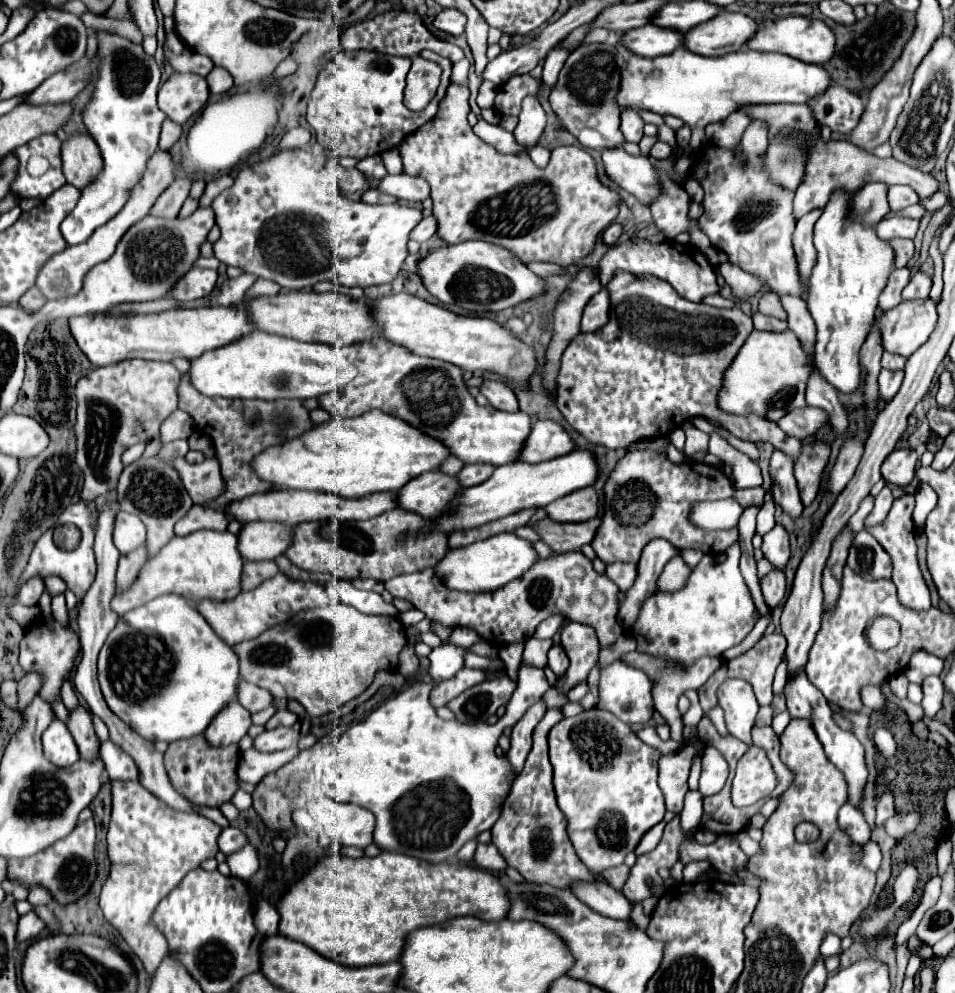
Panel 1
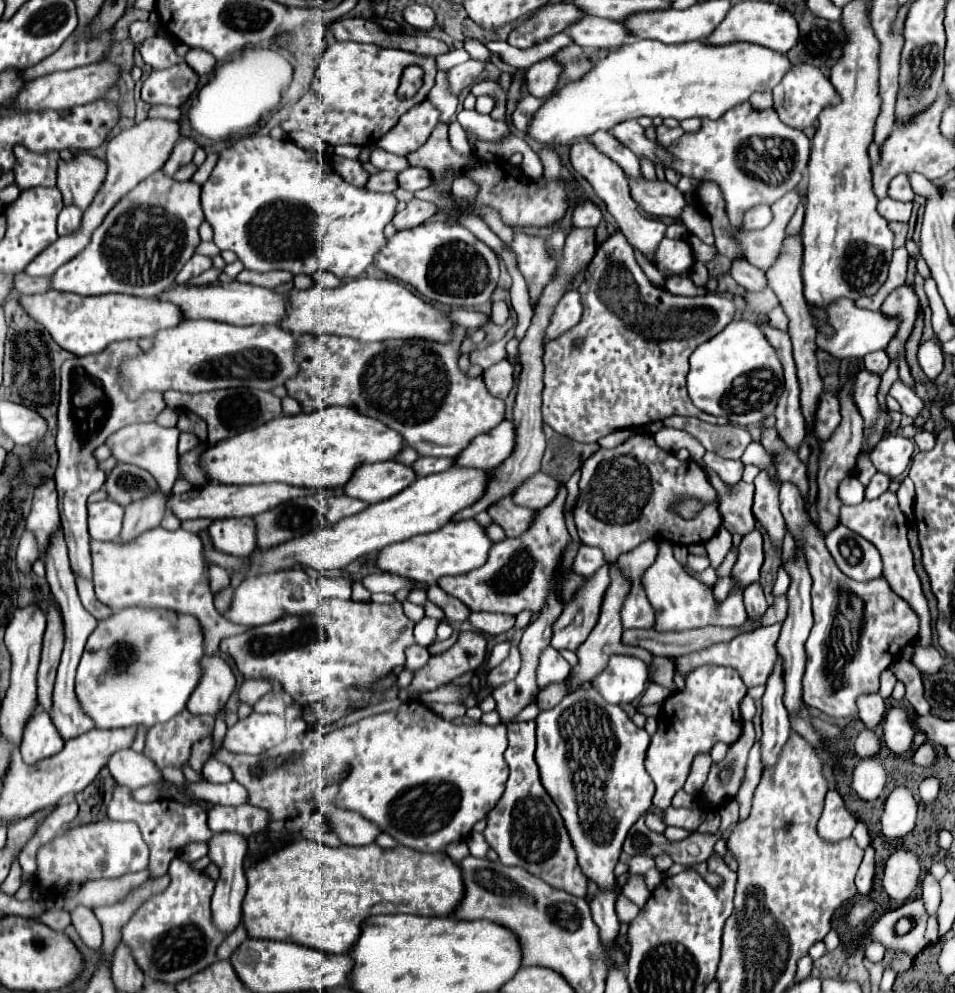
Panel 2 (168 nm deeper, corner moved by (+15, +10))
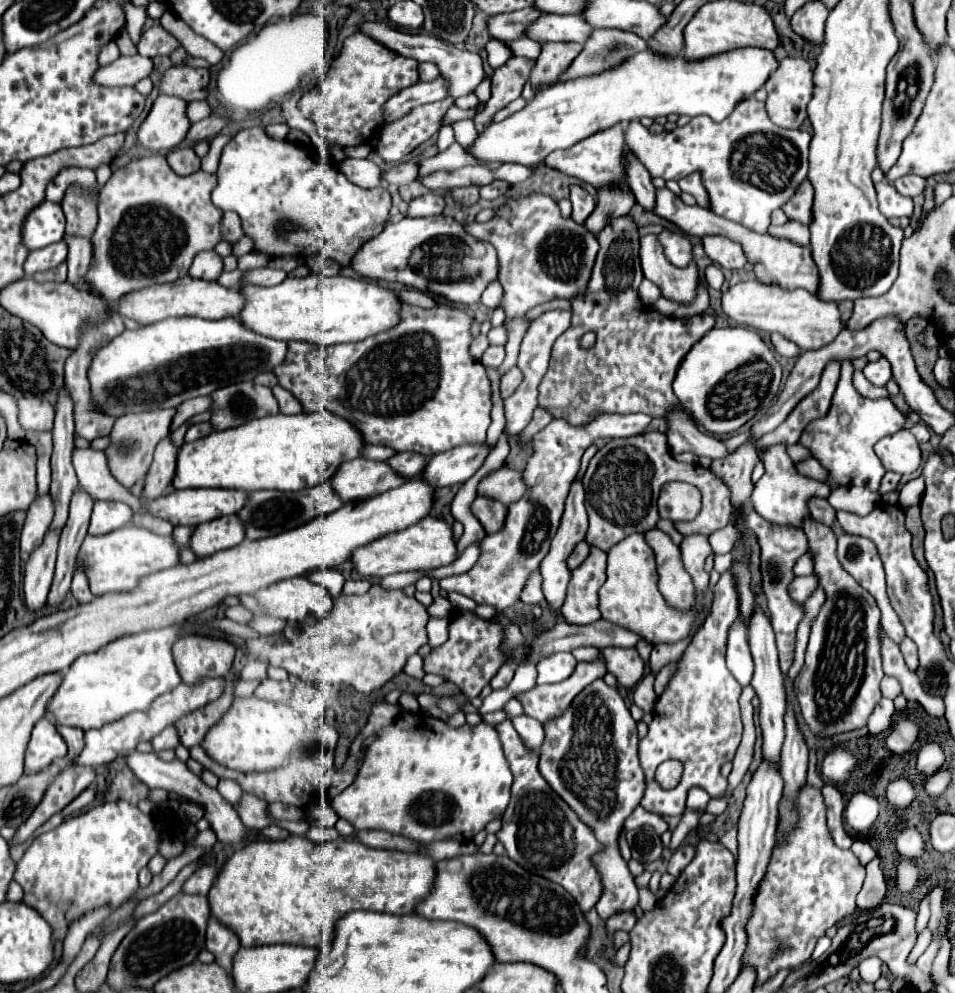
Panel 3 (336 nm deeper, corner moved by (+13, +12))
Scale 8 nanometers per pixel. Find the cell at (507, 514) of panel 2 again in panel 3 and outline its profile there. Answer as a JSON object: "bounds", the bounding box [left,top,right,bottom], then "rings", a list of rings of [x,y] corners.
{"bounds":[471,495,509,535],"rings":[[[479,495],[471,507],[473,515],[481,521],[481,525],[485,527],[485,531],[489,535],[503,529],[505,519],[507,519],[507,509],[509,507],[503,505],[501,501],[495,501],[495,499],[489,499],[483,495]]]}

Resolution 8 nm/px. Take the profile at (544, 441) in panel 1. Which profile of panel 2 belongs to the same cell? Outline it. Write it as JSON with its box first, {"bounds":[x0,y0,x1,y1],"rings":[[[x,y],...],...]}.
{"bounds":[455,421,515,471],"rings":[[[511,421],[499,423],[493,431],[477,435],[455,459],[459,467],[489,471],[507,459],[515,447],[515,427]]]}

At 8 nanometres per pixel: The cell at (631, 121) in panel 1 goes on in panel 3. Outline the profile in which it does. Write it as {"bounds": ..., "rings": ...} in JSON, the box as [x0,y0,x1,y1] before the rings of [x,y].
{"bounds":[625,97,811,233],"rings":[[[749,97],[741,101],[735,111],[723,121],[715,123],[711,117],[695,117],[685,127],[677,127],[675,131],[663,131],[659,135],[649,133],[639,121],[631,121],[625,127],[625,145],[639,157],[639,161],[647,167],[651,177],[663,177],[665,181],[687,177],[691,173],[701,173],[701,179],[709,191],[711,211],[729,221],[737,221],[755,233],[767,233],[769,215],[781,207],[807,177],[807,151],[809,151],[811,135],[807,131],[783,129],[771,123],[765,103]]]}

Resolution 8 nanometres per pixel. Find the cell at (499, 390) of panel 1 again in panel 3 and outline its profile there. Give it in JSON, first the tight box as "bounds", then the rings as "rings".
{"bounds":[501,367,523,399],"rings":[[[511,367],[503,377],[501,377],[501,395],[503,399],[507,399],[511,393],[515,393],[515,389],[519,387],[523,375],[519,371],[519,367]]]}

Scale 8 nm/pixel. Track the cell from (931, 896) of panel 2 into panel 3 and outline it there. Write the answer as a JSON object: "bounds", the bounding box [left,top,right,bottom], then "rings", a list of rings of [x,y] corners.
{"bounds":[917,895,931,933],"rings":[[[929,895],[921,901],[921,905],[919,905],[919,915],[917,915],[917,933],[921,933],[925,927],[927,927],[927,923],[929,923],[929,917],[931,917],[931,907],[929,907],[931,903],[929,903]]]}

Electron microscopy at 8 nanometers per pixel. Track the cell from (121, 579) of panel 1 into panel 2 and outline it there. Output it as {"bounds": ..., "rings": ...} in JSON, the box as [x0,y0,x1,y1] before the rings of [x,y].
{"bounds":[119,489,167,541],"rings":[[[157,489],[151,495],[135,501],[135,503],[129,503],[125,507],[125,521],[123,521],[119,539],[129,541],[129,539],[137,537],[141,531],[157,527],[165,515],[165,501],[167,501],[167,497],[161,493],[161,489]]]}

